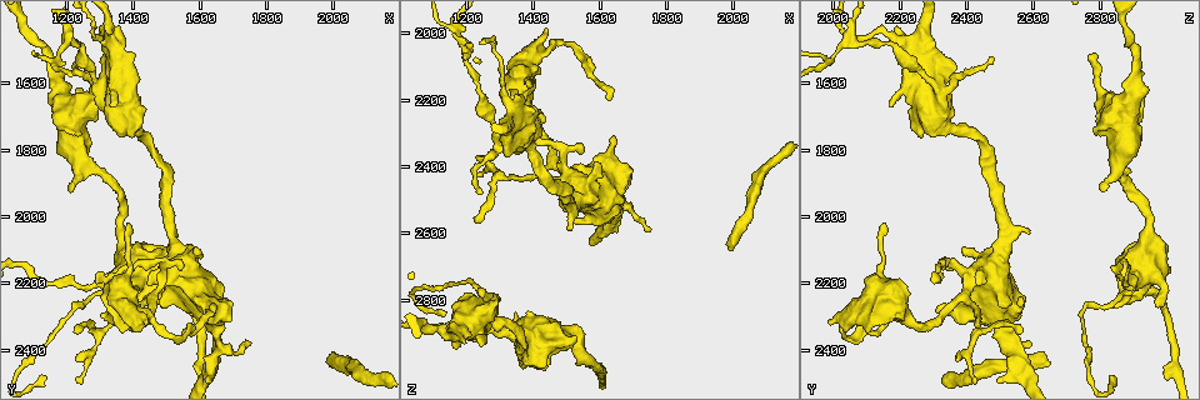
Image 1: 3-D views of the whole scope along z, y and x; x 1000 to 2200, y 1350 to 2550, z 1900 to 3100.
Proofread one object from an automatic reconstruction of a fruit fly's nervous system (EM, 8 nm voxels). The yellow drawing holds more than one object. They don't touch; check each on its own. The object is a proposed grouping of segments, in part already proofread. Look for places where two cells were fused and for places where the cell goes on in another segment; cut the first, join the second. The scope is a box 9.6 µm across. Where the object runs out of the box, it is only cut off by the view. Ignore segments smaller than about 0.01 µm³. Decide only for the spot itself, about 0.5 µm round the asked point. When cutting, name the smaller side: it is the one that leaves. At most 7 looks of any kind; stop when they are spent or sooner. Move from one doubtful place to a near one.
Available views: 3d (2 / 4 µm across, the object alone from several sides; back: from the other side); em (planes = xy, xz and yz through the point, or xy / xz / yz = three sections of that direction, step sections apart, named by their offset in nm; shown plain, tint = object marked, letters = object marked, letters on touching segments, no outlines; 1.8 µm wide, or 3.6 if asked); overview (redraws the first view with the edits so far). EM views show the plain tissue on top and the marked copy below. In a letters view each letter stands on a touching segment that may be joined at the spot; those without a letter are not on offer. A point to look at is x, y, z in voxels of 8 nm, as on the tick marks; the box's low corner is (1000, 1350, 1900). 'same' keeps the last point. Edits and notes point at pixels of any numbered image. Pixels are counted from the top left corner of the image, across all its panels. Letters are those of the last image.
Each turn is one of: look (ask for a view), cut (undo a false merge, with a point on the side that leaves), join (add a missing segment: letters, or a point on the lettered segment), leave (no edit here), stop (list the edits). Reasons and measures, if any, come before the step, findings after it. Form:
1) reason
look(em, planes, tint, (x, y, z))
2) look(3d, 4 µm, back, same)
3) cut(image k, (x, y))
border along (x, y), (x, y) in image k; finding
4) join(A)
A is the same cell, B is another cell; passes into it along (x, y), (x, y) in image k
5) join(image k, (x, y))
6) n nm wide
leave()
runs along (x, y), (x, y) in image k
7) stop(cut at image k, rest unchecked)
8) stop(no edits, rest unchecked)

calibre changes
look(3d, 2 µm, (1250, 2210, 2890))

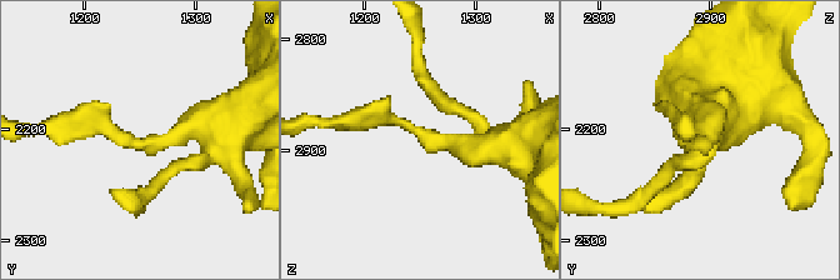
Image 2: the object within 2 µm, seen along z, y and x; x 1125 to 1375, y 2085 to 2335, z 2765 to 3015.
need the tissue
look(em, yz, step 16, letters, (1244, 2210, 2880))

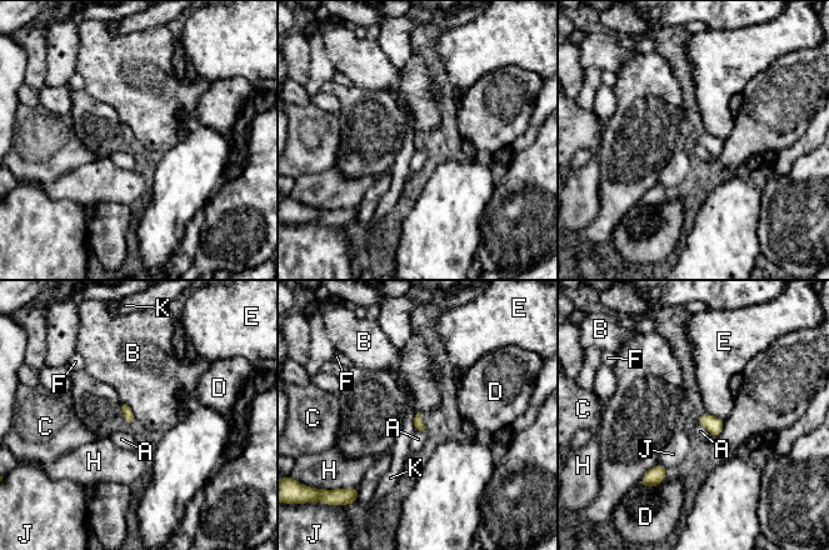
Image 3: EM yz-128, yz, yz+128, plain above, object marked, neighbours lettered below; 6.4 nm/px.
60 nm wide
leave()
A, B, C, D, E, F, H, J and K are other cells; border along (417, 413), (414, 429) in image 3; one cell here

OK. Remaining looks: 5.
sudden change in width
look(3d, 4 µm, (1530, 2130, 2490))

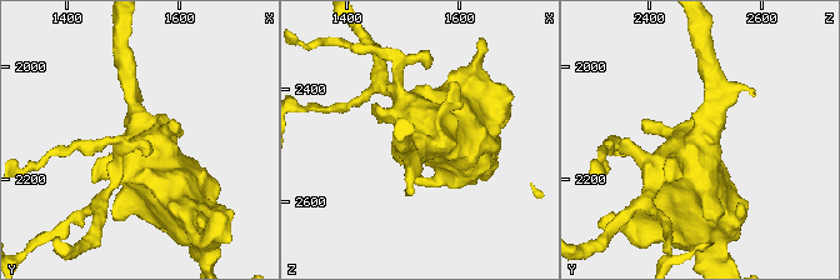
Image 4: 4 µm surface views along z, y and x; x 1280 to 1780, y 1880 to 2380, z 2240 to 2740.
shape alone is not enough
look(em, 3.6 µm, planes, tint, (1535, 2125, 2500))

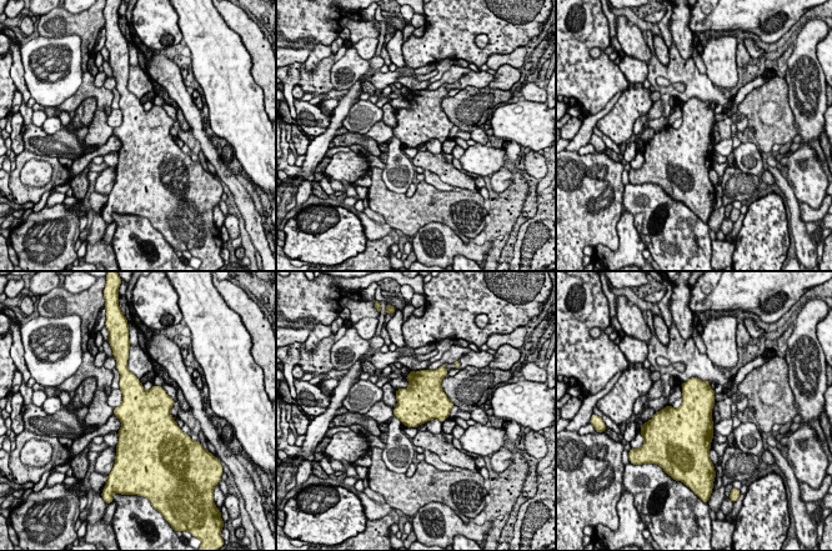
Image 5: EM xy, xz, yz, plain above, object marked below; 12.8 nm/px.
see the neighbours
look(em, 3.6 µm, planes, letters, same)

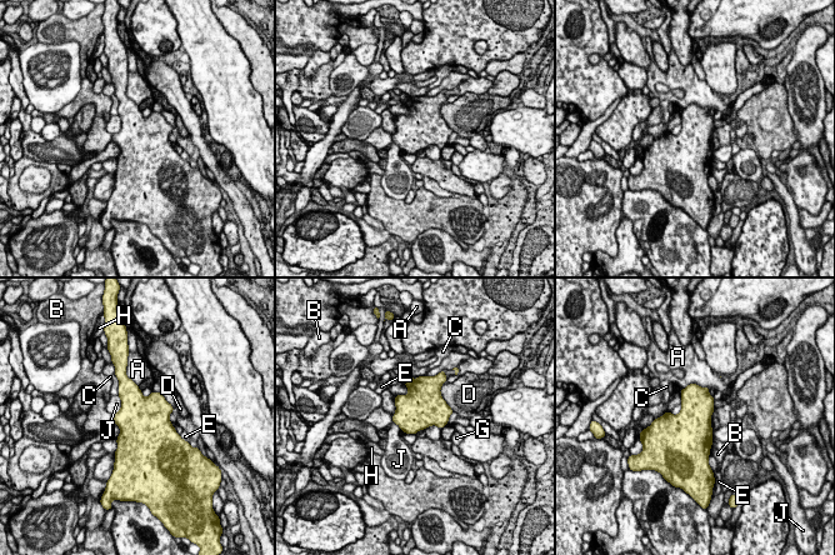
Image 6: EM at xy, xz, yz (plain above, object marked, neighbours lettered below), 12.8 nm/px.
550 nm wide
leave()
A, B, C, D, E, G, H and J are other cells; border along (404, 383), (408, 393), (395, 395) in image 6; one cell here

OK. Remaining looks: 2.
branch stops here
look(em, planes, tint, (1990, 2440, 2640))

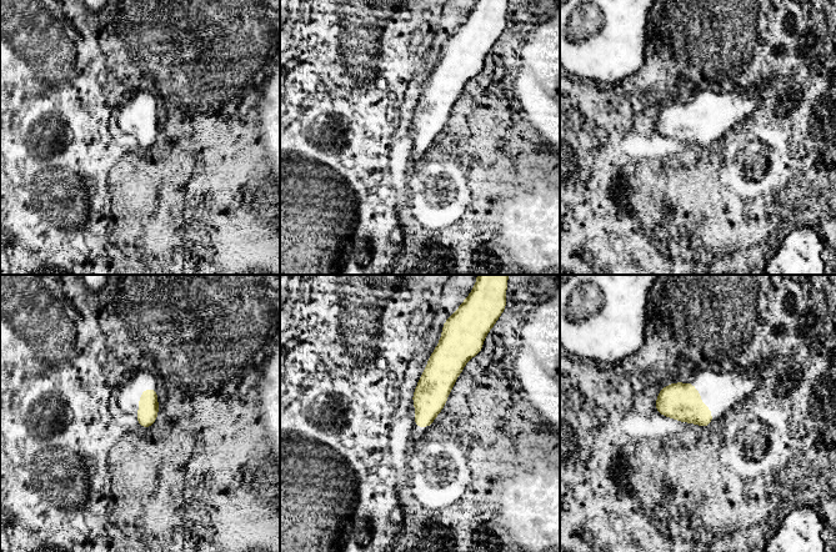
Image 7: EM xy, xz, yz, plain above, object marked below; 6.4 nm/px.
see the neighbours
look(em, planes, letters, same)

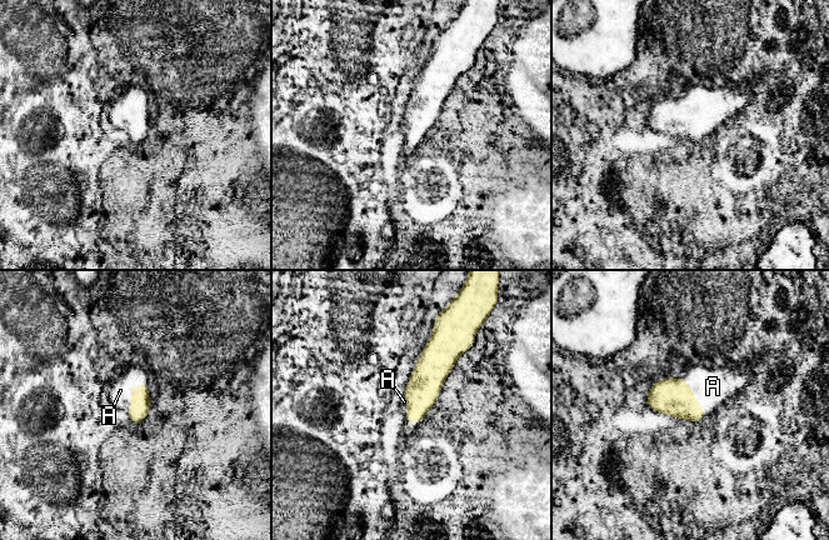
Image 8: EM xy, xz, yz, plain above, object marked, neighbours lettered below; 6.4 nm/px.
130 nm wide
join(A)
A is the same cell; passes into it along (673, 396), (693, 396), (713, 386) in image 8; the cell continues

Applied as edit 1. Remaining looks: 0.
stop(join at image 8, rest unchecked)

